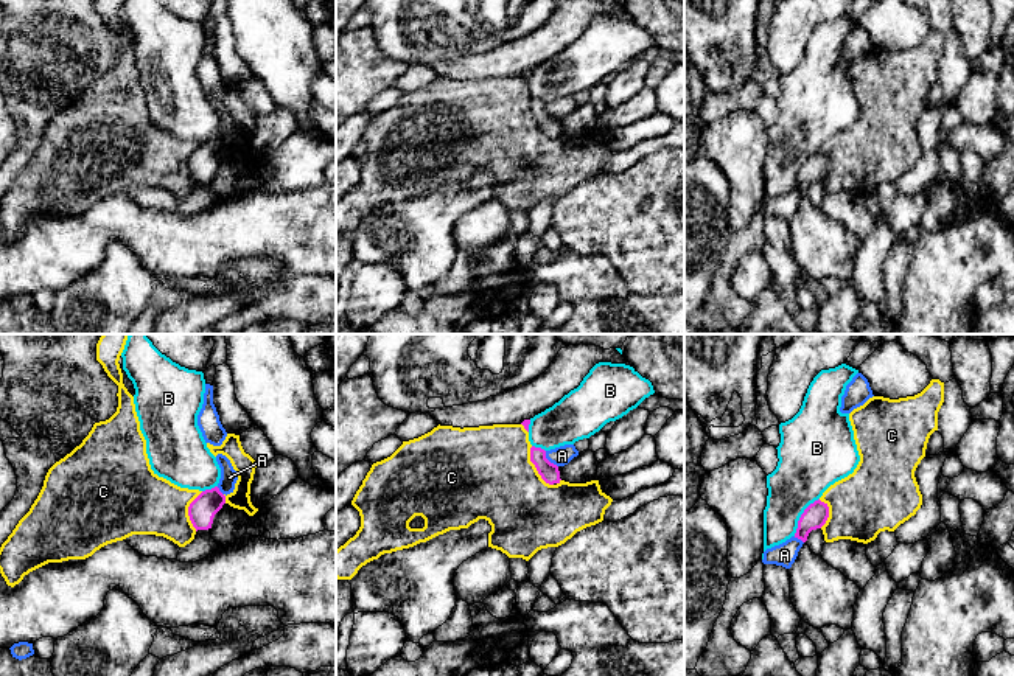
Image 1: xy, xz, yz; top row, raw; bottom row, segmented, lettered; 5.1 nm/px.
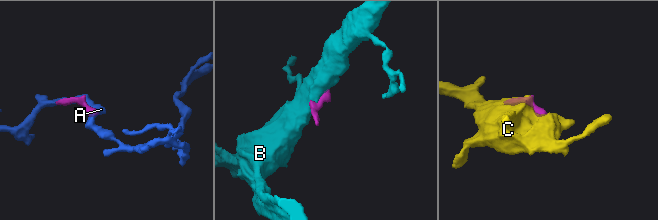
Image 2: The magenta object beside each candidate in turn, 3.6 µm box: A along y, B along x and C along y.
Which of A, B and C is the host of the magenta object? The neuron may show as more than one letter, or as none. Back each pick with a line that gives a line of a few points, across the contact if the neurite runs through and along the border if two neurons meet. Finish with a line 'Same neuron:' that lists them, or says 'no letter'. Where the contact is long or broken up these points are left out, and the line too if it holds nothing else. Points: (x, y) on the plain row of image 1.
Same neuron: no letter

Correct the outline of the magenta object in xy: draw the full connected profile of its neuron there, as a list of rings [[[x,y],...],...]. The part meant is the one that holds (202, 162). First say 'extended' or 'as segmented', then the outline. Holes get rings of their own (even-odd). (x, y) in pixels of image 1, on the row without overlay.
extended; [[[218,138],[212,141],[202,143],[188,159],[188,168],[193,176],[193,179],[198,183],[198,190],[193,191],[185,199],[180,199],[177,213],[180,214],[196,214],[208,207],[212,207],[215,202],[219,200],[221,196],[218,196],[212,186],[210,180],[213,176],[215,166],[222,160],[226,155],[226,148],[219,143]]]

